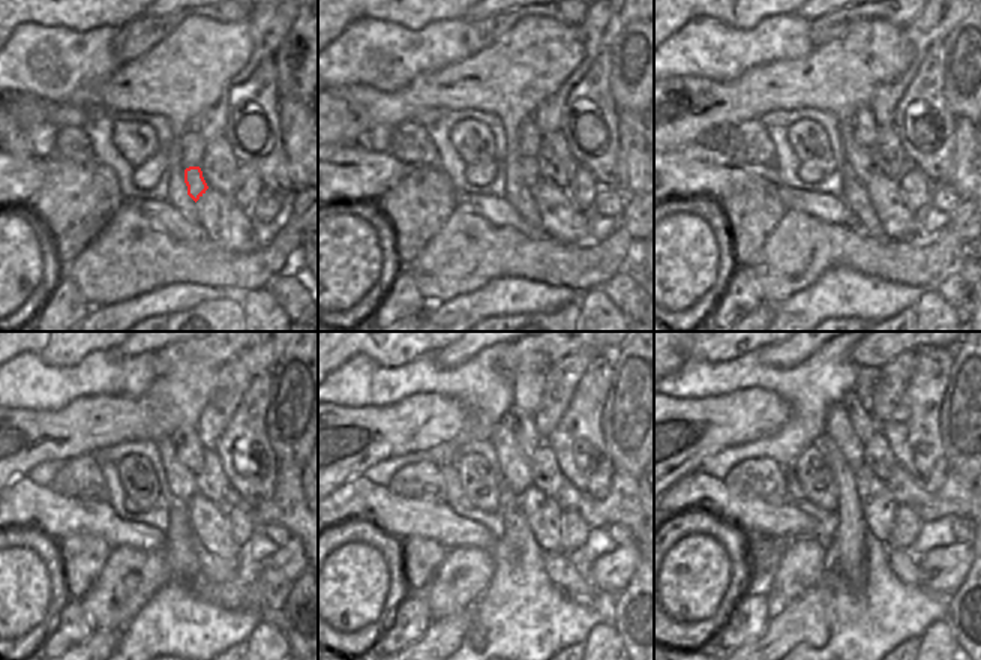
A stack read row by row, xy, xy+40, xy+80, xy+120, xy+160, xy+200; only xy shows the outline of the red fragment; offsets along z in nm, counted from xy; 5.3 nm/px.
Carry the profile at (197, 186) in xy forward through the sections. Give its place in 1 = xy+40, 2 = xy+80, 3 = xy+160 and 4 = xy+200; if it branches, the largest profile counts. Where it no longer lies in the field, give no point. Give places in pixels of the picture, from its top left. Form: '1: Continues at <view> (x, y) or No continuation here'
1: Continues at xy+40 (530, 174)
2: Continues at xy+80 (858, 158)
3: Continues at xy+160 (515, 464)
4: Continues at xy+200 (852, 450).

